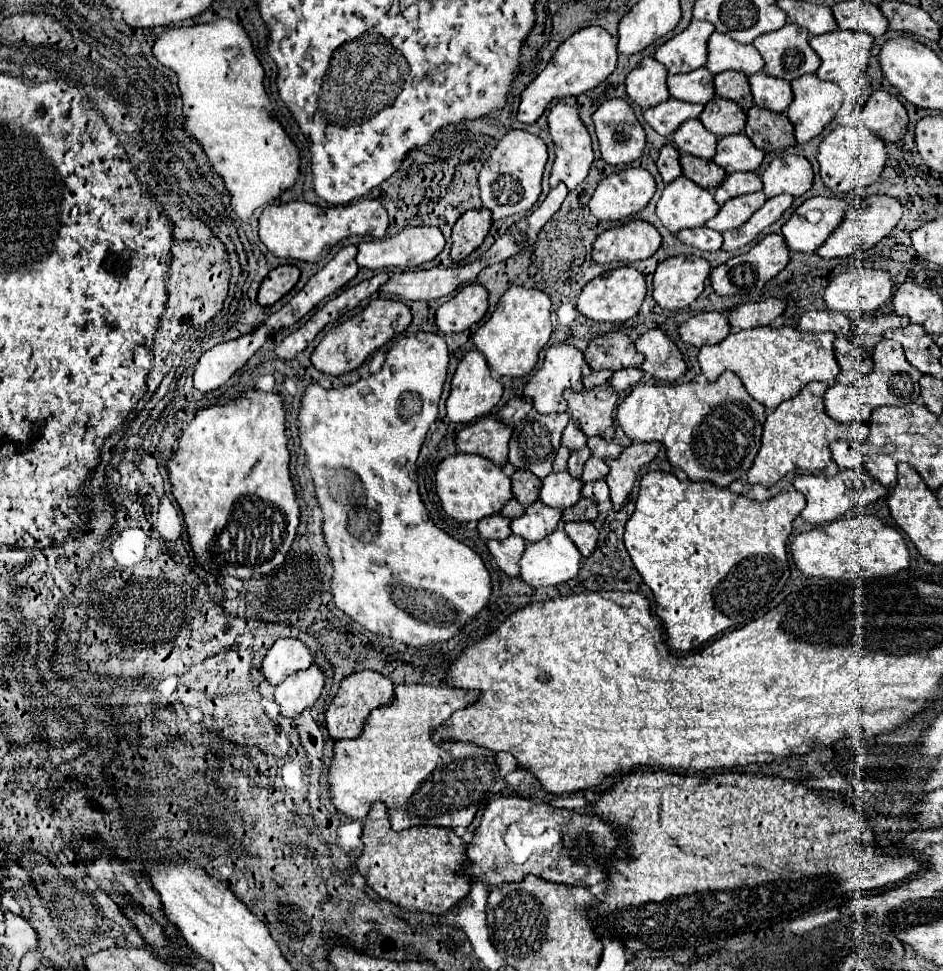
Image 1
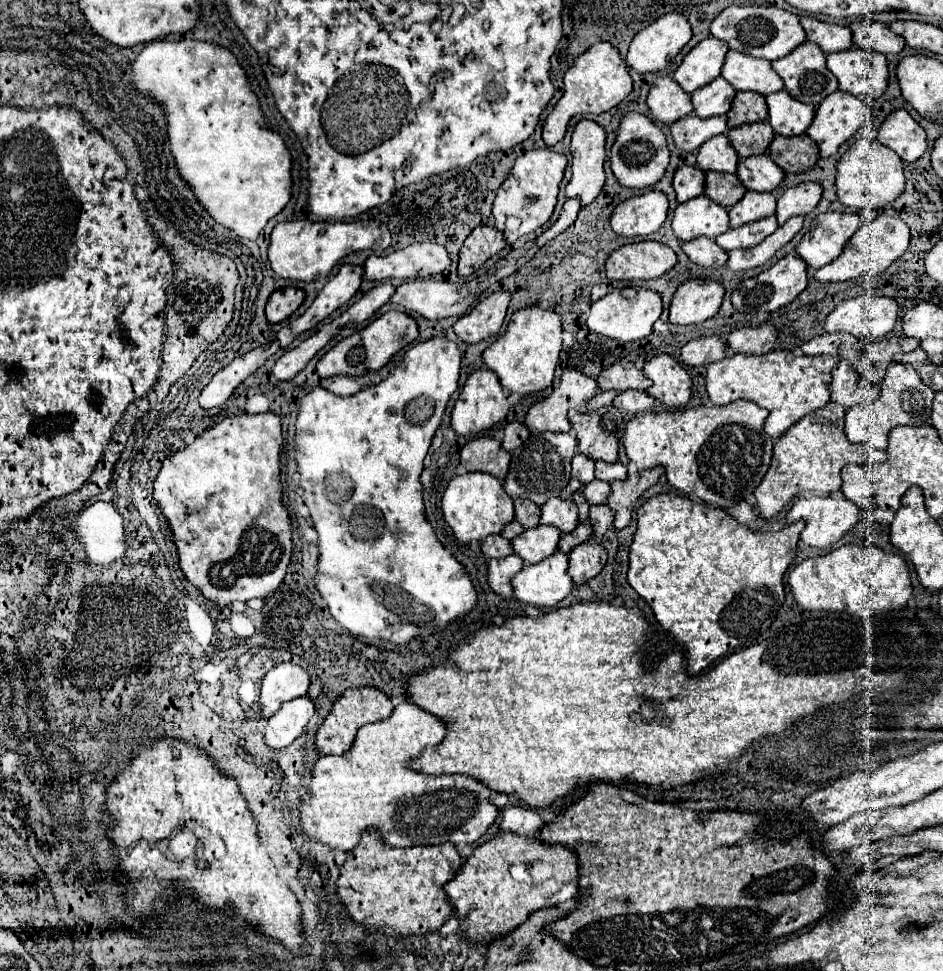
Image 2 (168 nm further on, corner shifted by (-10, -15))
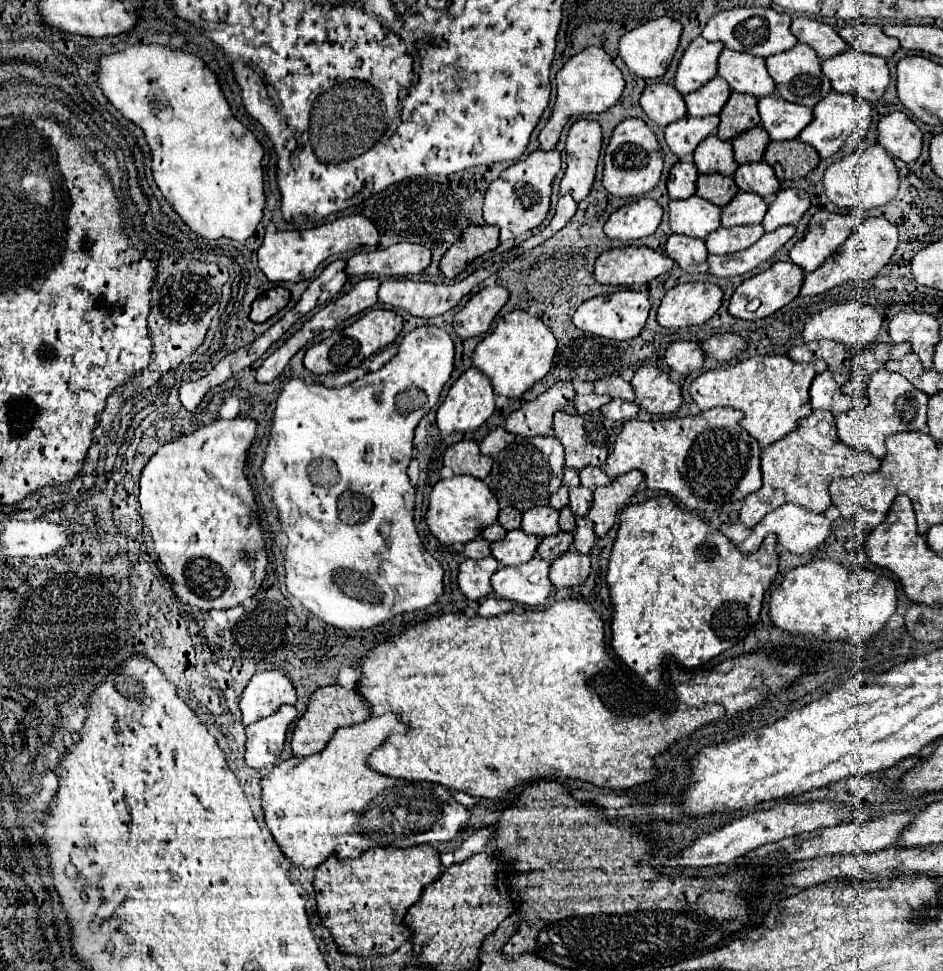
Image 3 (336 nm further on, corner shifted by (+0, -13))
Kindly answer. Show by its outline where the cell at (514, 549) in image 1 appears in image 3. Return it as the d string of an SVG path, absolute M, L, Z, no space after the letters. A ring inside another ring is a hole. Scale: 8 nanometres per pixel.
M494 556L482 558L482 560L464 560L460 564L458 574L458 586L470 600L480 600L488 594L492 594L490 576L498 570L498 560Z

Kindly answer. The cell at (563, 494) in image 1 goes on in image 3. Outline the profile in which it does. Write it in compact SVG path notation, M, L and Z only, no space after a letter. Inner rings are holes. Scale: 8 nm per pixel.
M536 506L530 508L524 518L522 518L522 530L534 536L552 536L560 532L558 526L558 510L554 510L552 506Z

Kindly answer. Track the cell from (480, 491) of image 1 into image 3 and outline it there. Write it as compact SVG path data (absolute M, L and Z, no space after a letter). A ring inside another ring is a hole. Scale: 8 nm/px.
M452 476L448 480L440 480L430 492L430 506L426 514L428 528L432 534L444 544L470 542L482 534L482 530L498 520L498 500L492 490L478 478L472 476Z

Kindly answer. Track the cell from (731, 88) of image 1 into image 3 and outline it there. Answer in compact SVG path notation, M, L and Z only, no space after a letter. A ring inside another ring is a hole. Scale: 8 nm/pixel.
M732 92L726 106L720 112L720 126L718 126L718 138L730 140L736 134L750 130L760 124L756 98L750 94L738 94Z

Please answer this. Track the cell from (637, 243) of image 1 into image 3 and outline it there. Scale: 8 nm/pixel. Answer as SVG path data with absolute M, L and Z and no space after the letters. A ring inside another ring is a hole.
M624 246L610 248L598 256L594 278L600 284L648 284L660 274L666 274L672 268L672 260L648 246Z

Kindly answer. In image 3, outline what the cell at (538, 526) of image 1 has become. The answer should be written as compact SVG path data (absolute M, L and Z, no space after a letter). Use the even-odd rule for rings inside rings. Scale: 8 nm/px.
M510 530L504 540L492 542L492 556L504 566L518 566L536 556L536 548L540 538L534 534L526 534L524 530Z

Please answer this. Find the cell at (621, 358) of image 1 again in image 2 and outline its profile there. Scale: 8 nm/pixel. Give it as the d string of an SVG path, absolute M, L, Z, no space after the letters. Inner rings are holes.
M618 362L606 370L602 370L602 374L596 378L600 390L648 390L650 382L646 380L646 376L636 370L636 366L632 362Z

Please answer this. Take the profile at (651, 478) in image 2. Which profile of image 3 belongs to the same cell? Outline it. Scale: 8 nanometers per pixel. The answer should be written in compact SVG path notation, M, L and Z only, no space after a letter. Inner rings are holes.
M630 470L614 478L612 484L600 486L594 490L594 502L588 512L588 518L596 524L594 530L598 536L604 536L614 526L618 512L636 494L638 484L642 480L644 480L644 474L640 470Z

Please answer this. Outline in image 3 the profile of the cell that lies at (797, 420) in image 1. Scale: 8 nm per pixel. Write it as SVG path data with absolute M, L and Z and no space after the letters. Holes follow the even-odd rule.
M814 410L808 418L798 420L794 432L762 450L762 488L744 498L740 522L748 528L756 526L768 512L782 504L794 502L814 512L824 512L830 506L828 486L840 476L866 476L878 470L880 460L846 446L836 436L834 416L828 410Z

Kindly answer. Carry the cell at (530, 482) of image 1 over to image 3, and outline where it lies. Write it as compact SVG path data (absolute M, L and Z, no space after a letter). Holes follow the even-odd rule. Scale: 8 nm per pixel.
M506 506L504 510L500 510L498 522L500 522L506 530L514 530L514 528L520 528L520 524L522 524L522 514L520 514L514 506Z

